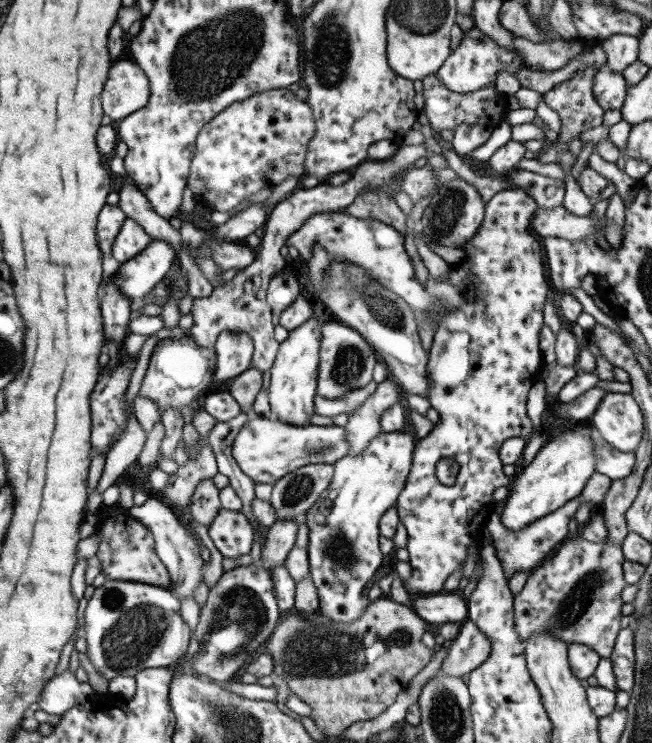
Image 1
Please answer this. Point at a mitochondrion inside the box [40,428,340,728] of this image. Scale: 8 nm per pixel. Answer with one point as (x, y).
(136, 629)

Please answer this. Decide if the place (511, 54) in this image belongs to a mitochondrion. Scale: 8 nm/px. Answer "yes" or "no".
no

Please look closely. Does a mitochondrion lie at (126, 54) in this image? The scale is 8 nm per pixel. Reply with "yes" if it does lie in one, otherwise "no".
no

